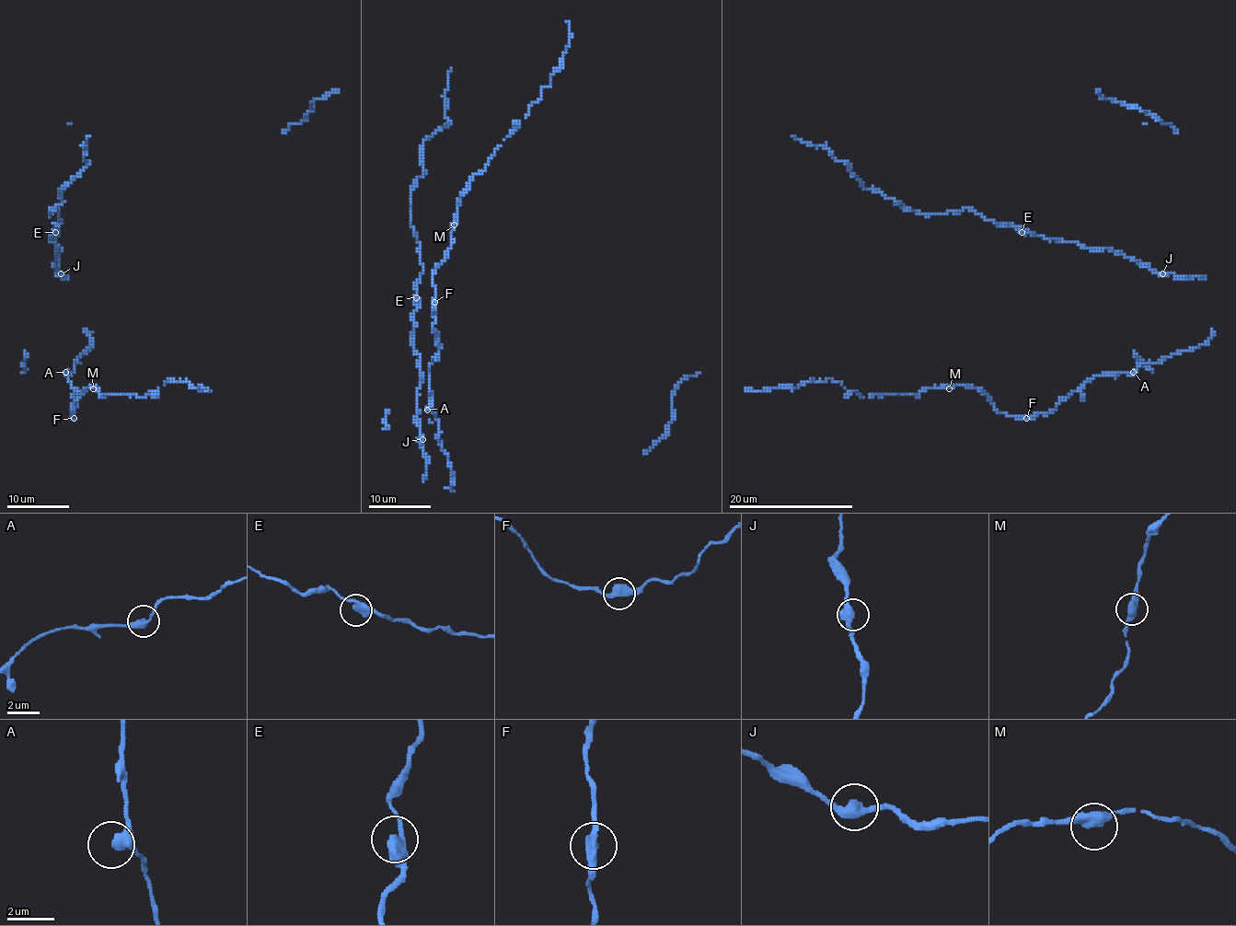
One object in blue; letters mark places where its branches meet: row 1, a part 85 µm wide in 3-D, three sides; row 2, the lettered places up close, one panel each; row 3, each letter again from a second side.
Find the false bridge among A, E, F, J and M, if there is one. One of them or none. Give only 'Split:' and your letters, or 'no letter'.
Split: no letter

